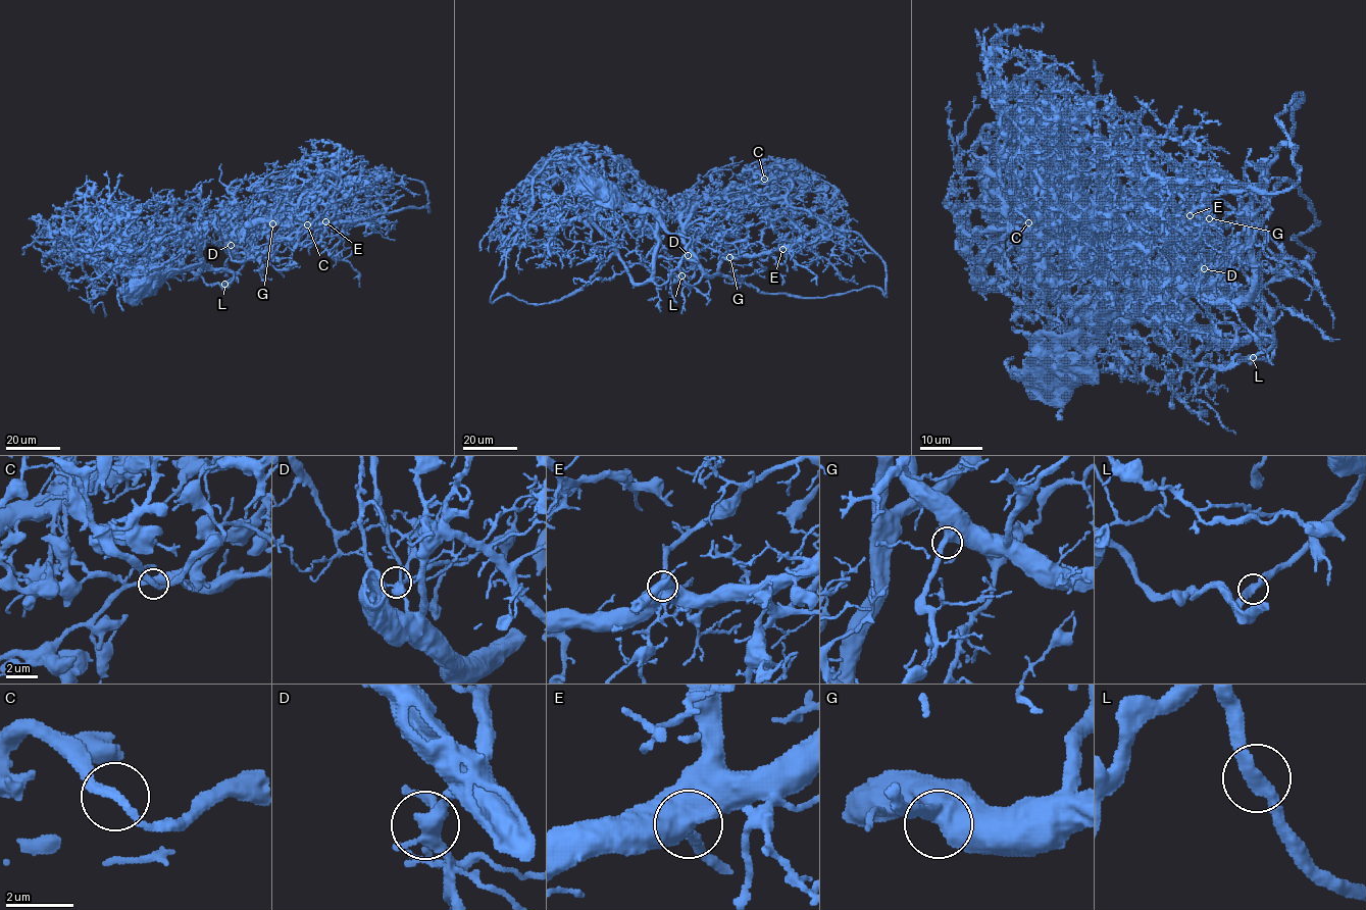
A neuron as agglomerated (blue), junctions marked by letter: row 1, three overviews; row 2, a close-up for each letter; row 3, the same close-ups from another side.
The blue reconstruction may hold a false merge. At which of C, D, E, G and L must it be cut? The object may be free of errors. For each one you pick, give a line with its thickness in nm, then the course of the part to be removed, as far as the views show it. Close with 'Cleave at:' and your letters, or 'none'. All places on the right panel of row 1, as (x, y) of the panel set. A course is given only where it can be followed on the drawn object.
Cleave at: none

